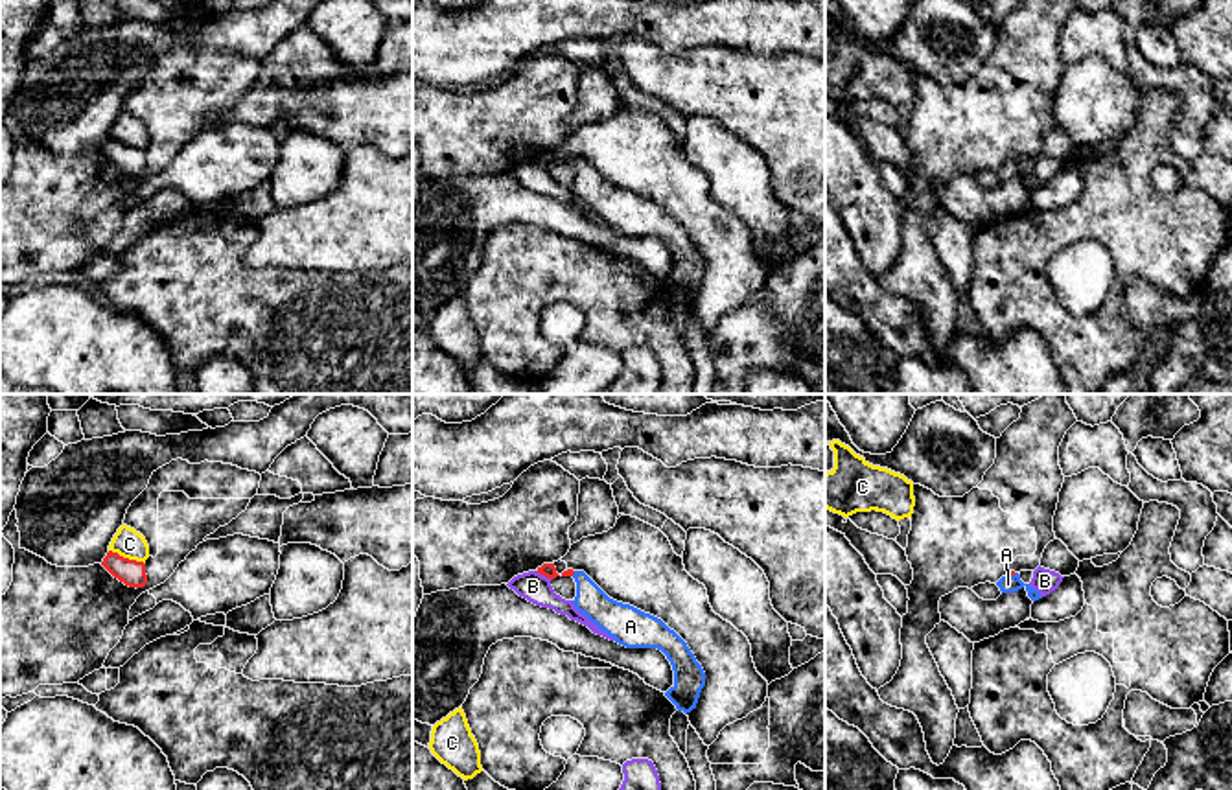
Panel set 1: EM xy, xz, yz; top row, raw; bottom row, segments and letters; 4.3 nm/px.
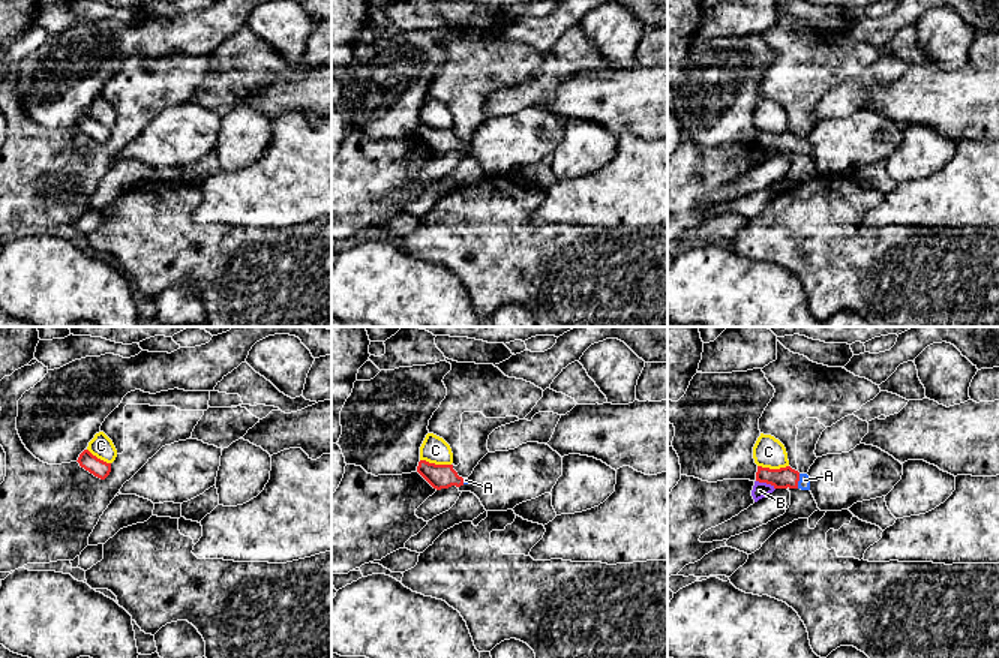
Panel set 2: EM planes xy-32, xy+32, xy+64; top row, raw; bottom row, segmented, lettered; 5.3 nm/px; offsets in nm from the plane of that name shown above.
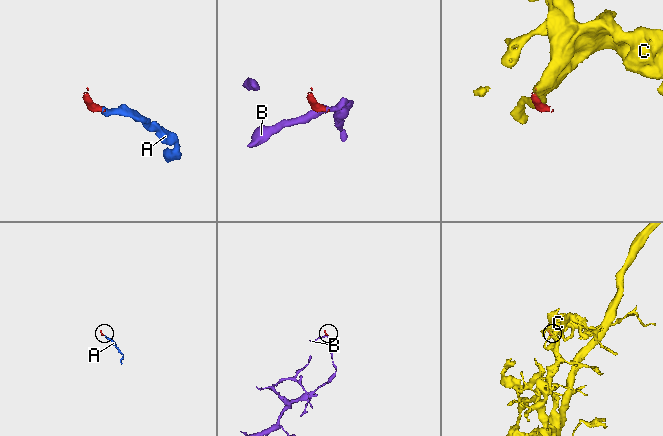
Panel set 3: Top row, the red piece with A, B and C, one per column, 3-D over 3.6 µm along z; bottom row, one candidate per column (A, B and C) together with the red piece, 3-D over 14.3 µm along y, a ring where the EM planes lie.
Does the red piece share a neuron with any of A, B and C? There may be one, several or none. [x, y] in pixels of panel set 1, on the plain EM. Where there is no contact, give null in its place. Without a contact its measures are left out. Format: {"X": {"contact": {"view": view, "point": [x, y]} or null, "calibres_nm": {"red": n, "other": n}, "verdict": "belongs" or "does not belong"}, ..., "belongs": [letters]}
{"A": {"contact": {"view": "yz", "point": [1011, 162]}, "calibres_nm": {"red": 20, "other": 80}, "verdict": "belongs"}, "B": {"contact": {"view": "xz", "point": [544, 162]}, "calibres_nm": {"red": 60, "other": 130}, "verdict": "does not belong"}, "C": {"contact": {"view": "xy", "point": [127, 146]}, "calibres_nm": {"red": 110, "other": 130}, "verdict": "does not belong"}, "belongs": ["A"]}

